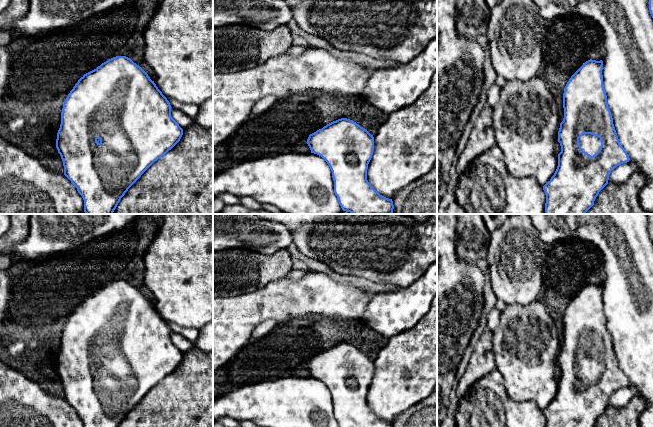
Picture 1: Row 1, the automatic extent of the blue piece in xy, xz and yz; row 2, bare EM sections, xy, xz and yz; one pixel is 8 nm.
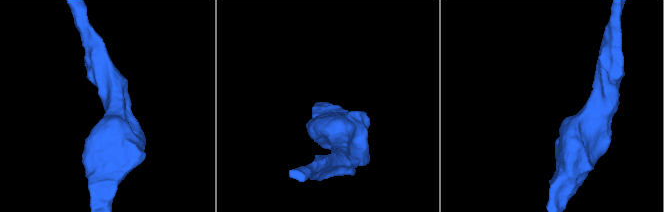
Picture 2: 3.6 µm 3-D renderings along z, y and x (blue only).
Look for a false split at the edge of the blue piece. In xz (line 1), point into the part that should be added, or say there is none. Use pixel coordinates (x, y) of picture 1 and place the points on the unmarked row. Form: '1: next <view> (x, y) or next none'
1: next none

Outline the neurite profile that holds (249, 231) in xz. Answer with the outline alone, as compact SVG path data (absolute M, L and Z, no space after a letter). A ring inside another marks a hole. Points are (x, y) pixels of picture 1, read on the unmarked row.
M213 214L213 252L246 248L264 255L273 255L287 249L292 243L292 233L283 224L264 220L256 214Z

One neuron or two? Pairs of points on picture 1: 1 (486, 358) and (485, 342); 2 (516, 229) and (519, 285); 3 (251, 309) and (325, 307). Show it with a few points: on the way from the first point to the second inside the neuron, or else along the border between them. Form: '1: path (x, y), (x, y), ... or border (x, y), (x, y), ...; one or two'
1: path (486, 354), (485, 346); one
2: path (516, 243), (516, 271); one
3: path (269, 305), (307, 305); one

